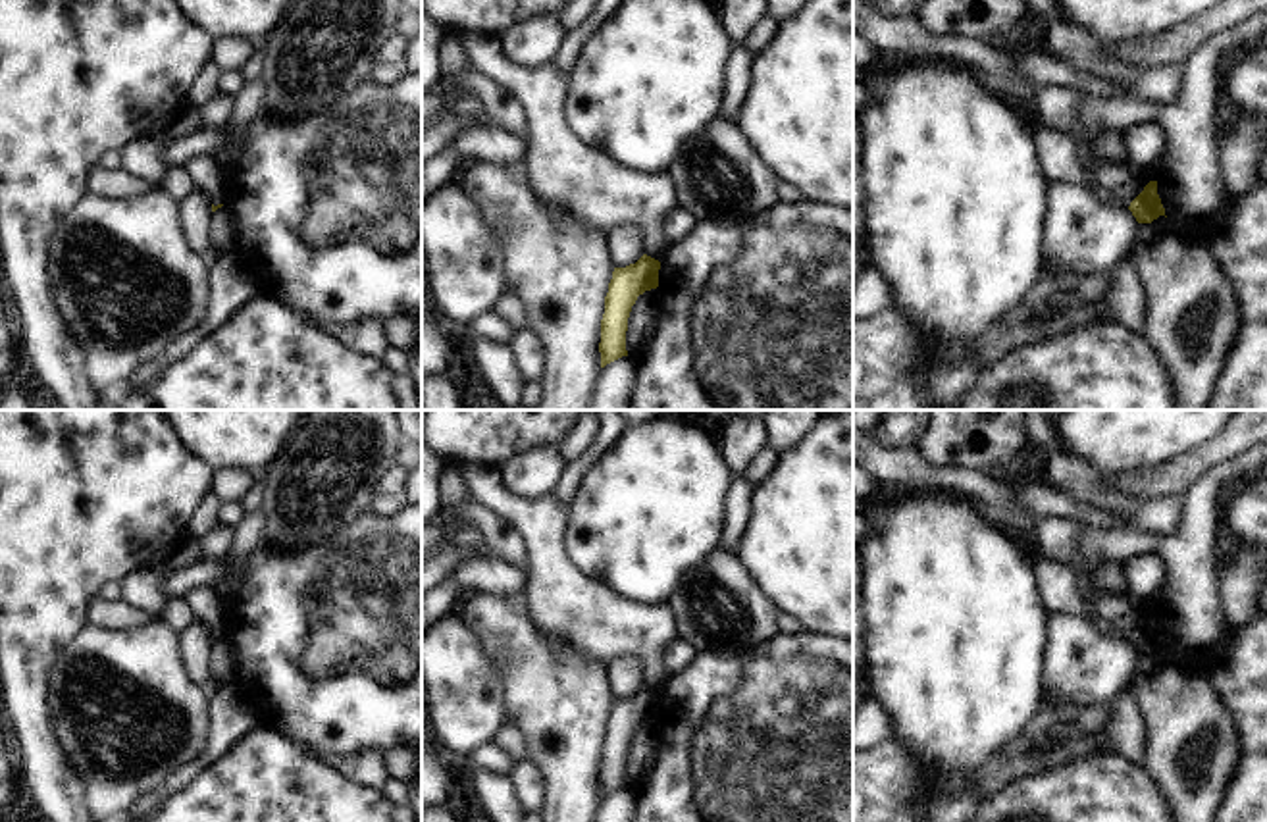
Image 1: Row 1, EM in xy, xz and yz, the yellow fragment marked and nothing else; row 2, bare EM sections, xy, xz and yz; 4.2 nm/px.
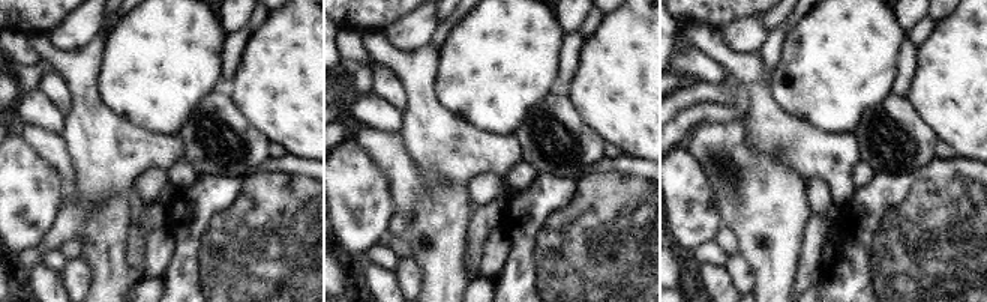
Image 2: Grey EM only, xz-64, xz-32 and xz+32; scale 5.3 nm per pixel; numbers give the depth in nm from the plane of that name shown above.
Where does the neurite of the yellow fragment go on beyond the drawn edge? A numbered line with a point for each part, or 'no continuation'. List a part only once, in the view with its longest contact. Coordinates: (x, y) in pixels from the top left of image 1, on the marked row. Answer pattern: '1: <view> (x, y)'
no continuation

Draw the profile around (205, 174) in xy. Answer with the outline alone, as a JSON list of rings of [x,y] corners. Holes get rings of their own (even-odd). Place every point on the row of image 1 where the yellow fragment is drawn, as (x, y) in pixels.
[[[194,154],[181,167],[189,175],[196,191],[200,191],[210,204],[218,206],[235,200],[231,181],[214,158]]]

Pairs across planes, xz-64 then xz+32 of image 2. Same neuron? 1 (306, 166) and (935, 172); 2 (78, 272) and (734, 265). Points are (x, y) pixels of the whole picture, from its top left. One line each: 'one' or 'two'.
1: one
2: one

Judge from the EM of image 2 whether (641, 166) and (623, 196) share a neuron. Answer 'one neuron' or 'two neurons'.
one neuron

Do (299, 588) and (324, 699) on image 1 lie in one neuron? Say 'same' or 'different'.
same

